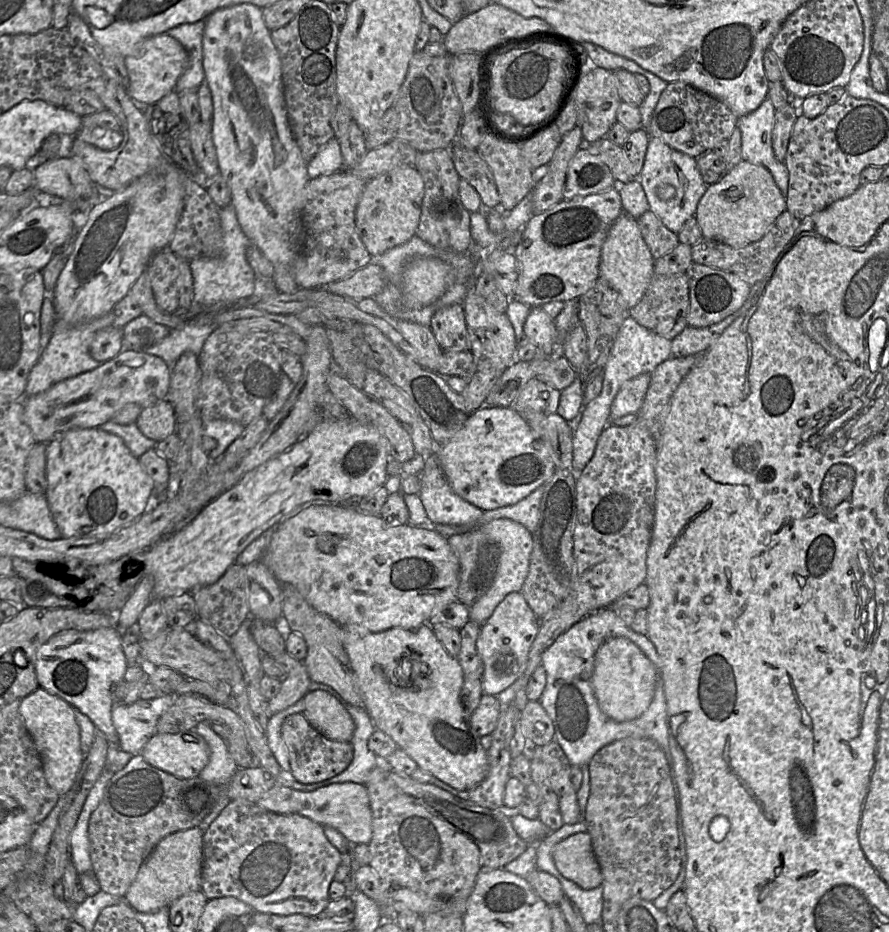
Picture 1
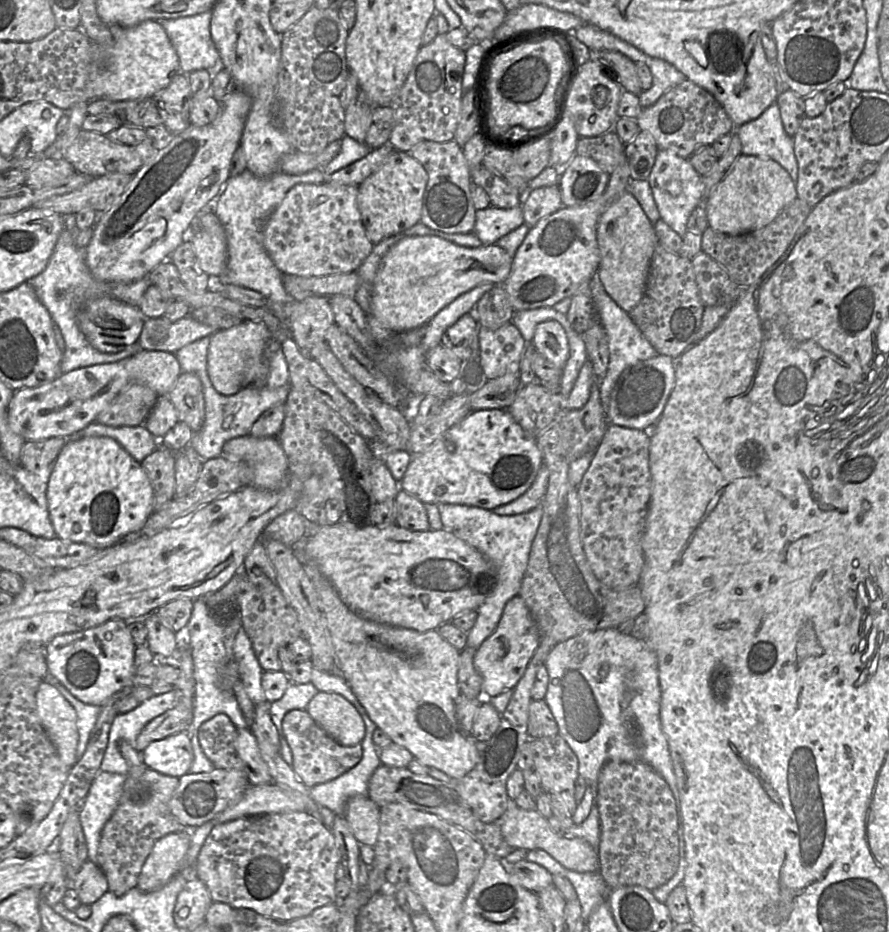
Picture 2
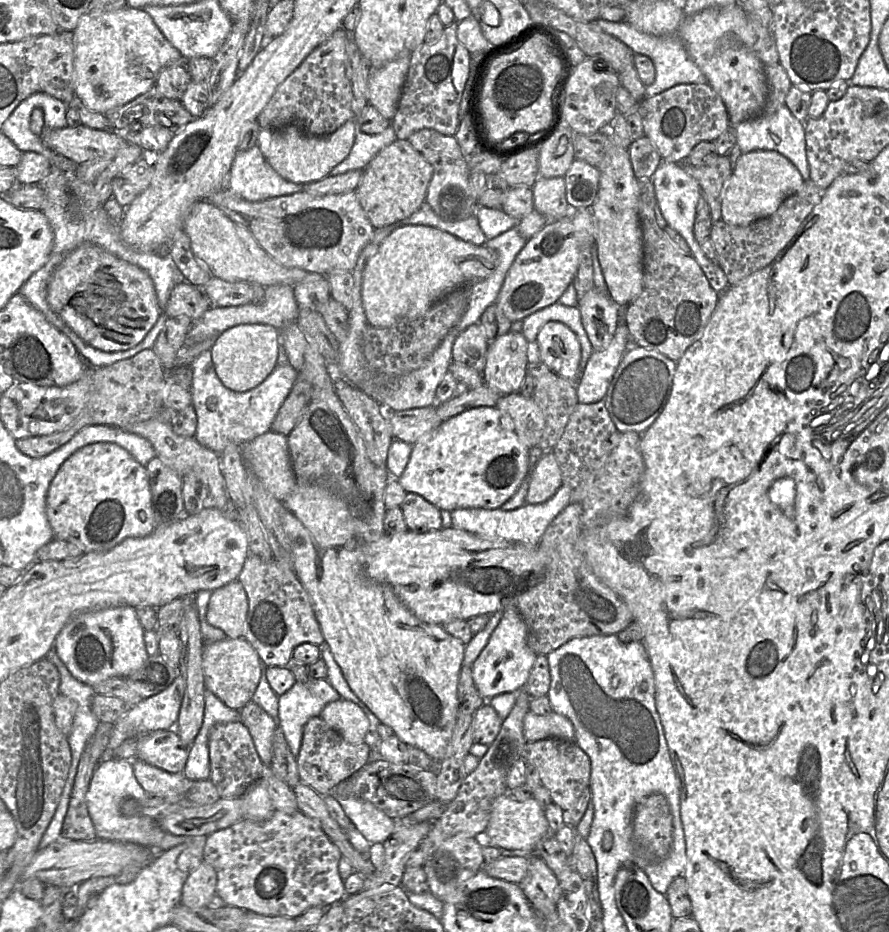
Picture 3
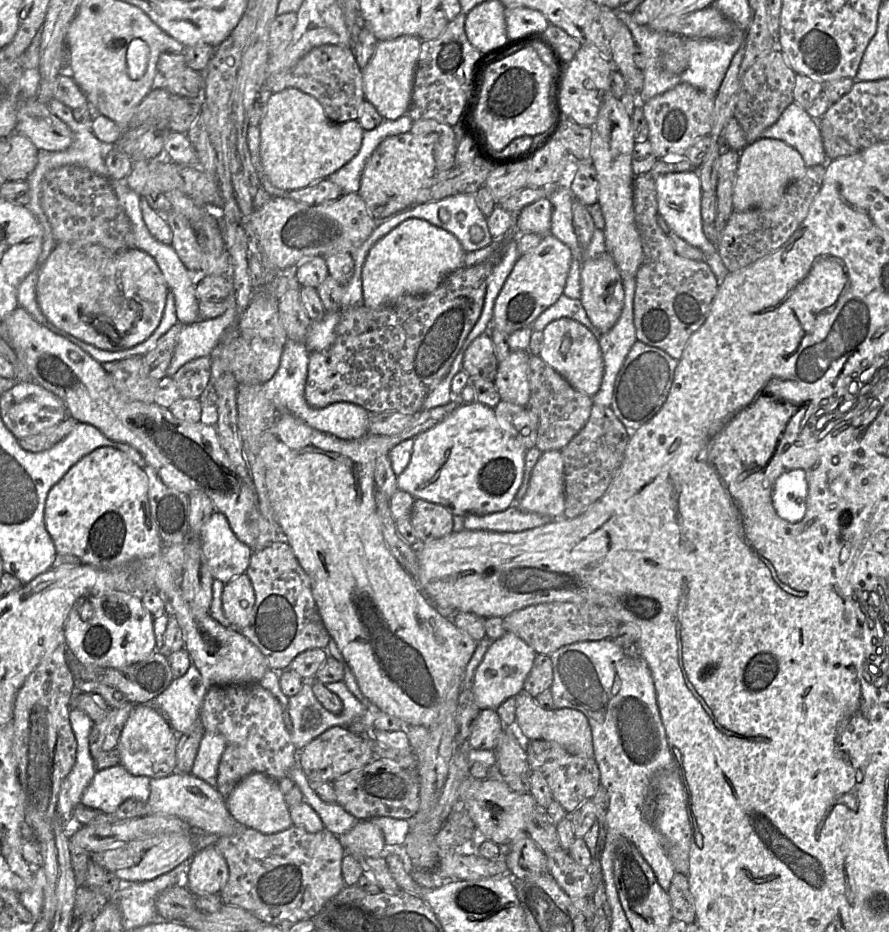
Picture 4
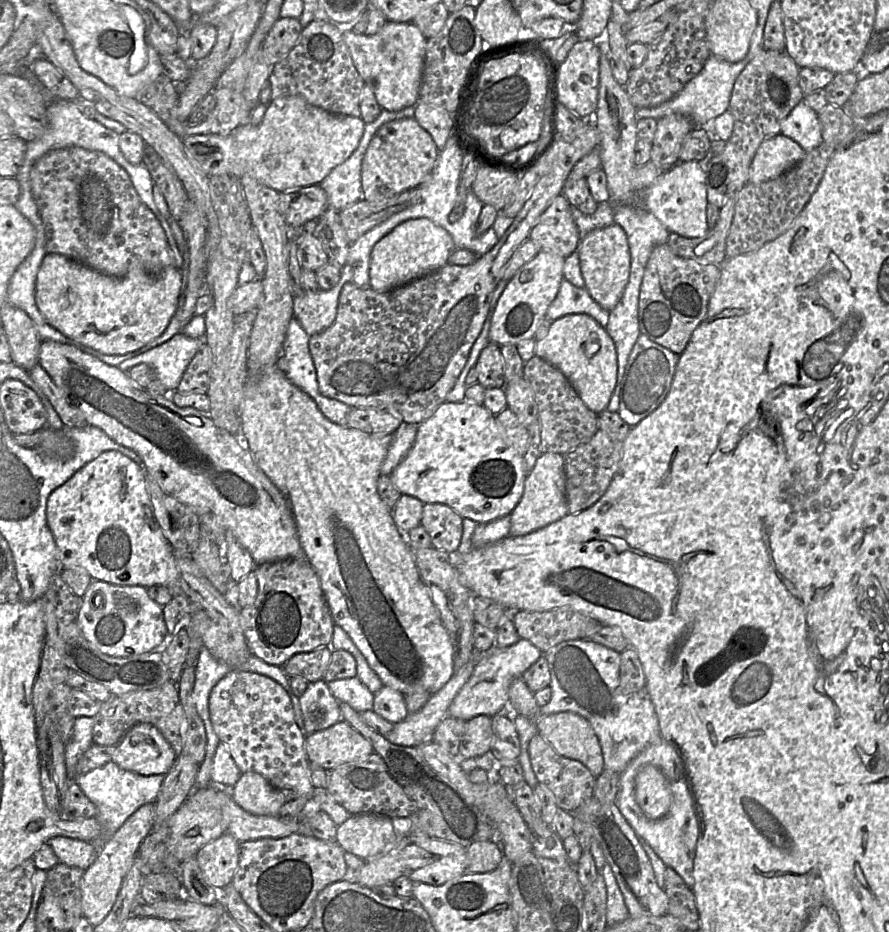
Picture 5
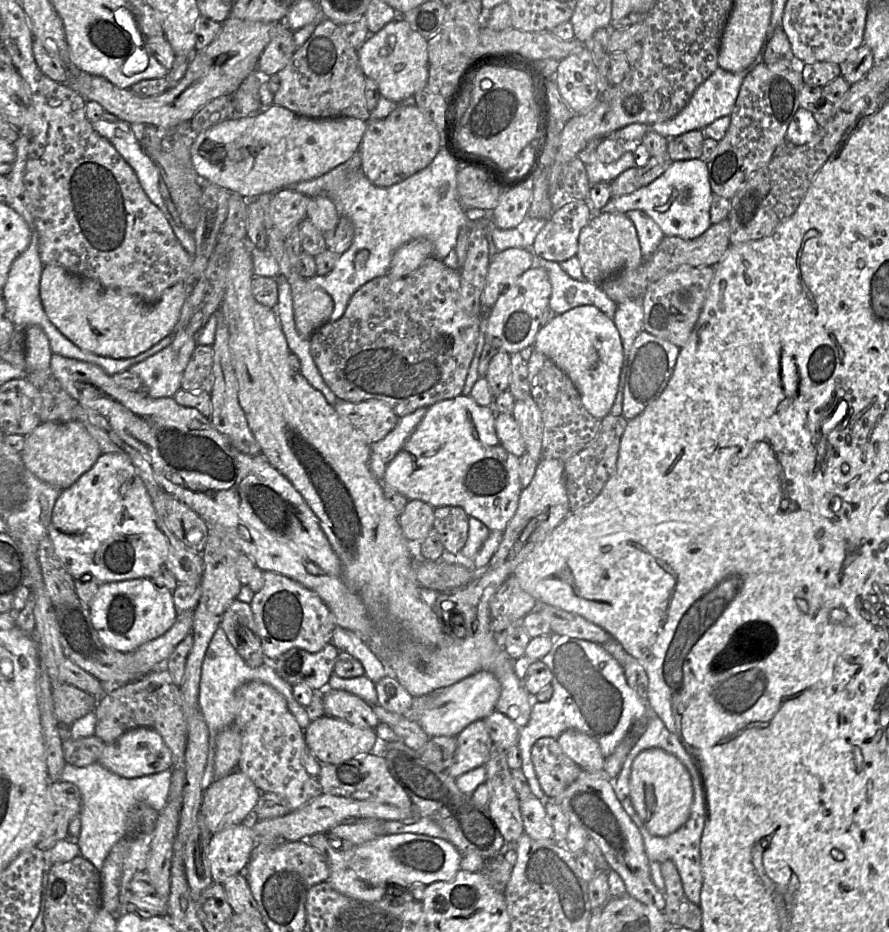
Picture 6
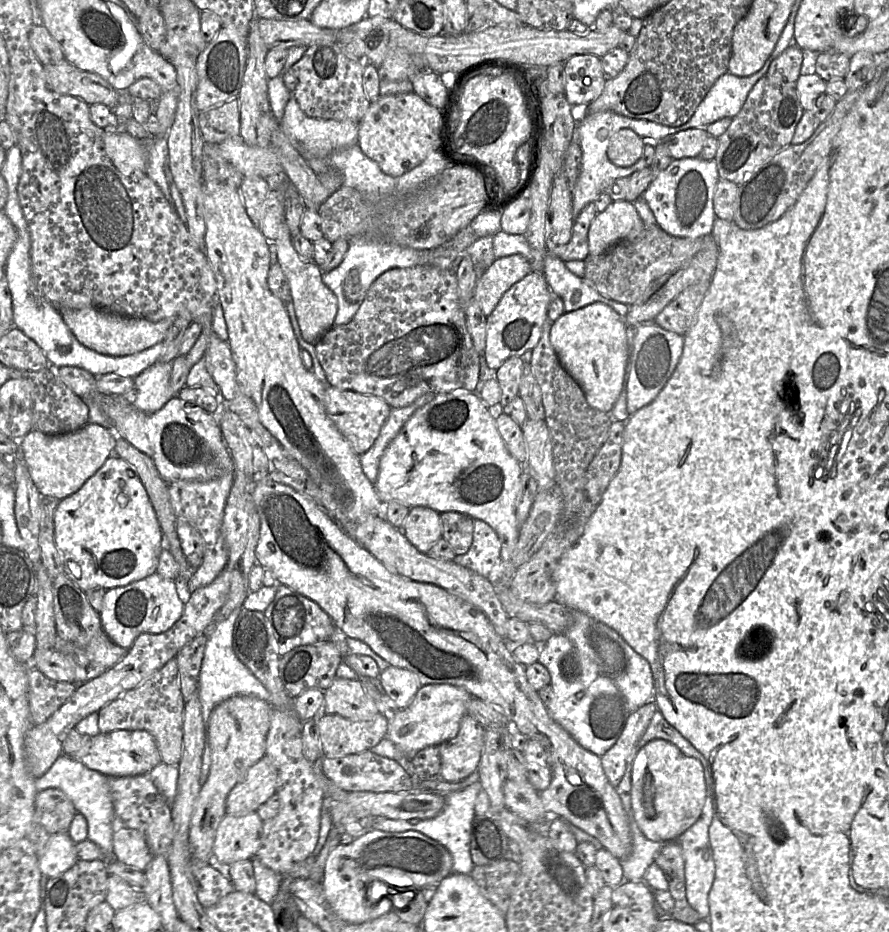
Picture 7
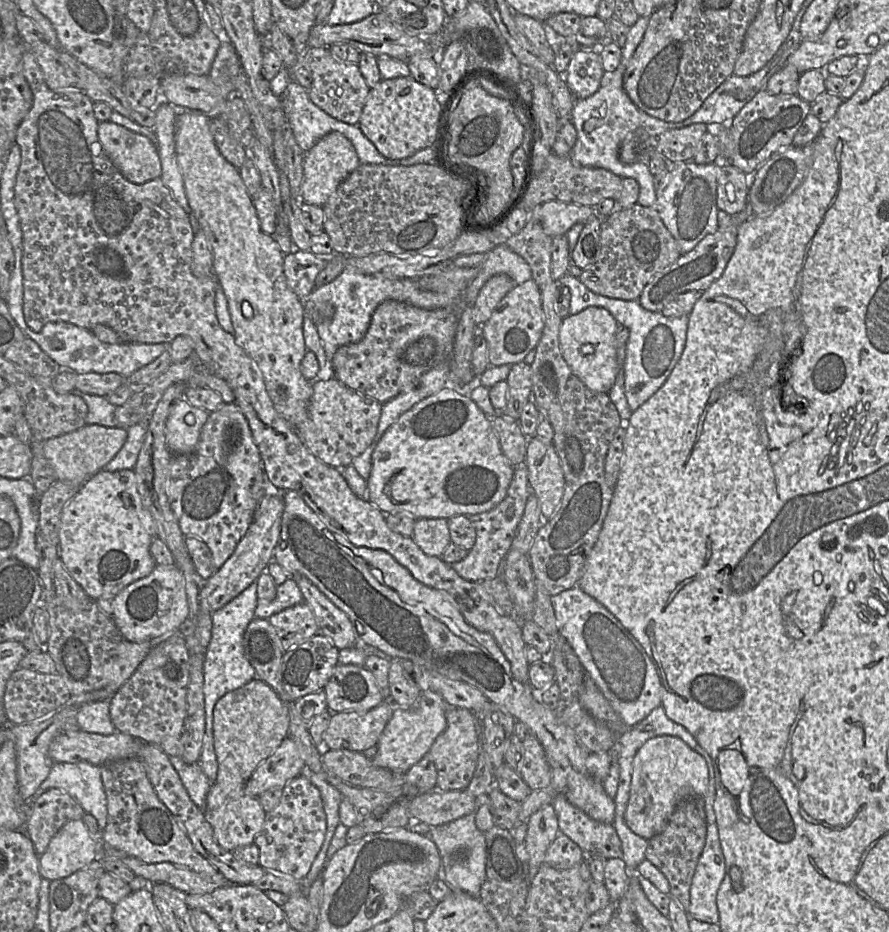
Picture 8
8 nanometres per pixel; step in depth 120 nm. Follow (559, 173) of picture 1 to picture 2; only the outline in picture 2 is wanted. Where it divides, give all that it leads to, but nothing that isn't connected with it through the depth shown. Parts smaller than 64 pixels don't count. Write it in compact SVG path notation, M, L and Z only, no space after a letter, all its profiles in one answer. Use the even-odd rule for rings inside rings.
M559 185L528 189L525 195L521 195L521 206L525 224L535 226L540 219L563 207Z

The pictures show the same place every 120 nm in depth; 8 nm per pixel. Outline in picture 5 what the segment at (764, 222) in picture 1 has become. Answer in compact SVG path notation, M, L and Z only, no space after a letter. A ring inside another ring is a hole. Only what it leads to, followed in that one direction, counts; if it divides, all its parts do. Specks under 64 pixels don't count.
M782 134L765 139L753 157L748 182L757 184L774 179L801 161L805 150Z

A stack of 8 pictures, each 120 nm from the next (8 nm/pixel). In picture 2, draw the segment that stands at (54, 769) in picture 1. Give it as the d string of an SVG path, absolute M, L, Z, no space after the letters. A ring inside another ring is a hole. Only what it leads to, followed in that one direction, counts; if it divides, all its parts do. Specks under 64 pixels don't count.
M42 681L36 692L36 712L60 760L71 769L78 761L79 734L75 709L55 686Z

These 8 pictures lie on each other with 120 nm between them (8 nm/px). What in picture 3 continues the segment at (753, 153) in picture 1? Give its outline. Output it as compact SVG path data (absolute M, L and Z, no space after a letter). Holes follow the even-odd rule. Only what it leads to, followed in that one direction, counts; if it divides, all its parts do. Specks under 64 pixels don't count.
M785 104L771 115L758 116L732 127L736 129L736 145L742 153L755 150L777 151L797 167L804 180L810 178L810 169L806 156L805 123L795 118Z

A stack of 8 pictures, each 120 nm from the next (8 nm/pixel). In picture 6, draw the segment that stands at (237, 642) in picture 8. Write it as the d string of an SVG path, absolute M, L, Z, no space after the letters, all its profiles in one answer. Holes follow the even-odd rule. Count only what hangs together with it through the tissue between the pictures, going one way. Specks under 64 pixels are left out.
M218 627L204 656L199 685L198 703L208 727L209 737L206 765L201 780L203 789L207 788L215 780L216 737L226 727L234 725L235 718L241 710L241 702L235 696L235 690L239 685L252 680L262 681L275 688L285 698L289 711L304 731L311 722L306 708L294 698L292 686L277 674L273 664L266 662L258 667L249 666L231 645L225 631Z

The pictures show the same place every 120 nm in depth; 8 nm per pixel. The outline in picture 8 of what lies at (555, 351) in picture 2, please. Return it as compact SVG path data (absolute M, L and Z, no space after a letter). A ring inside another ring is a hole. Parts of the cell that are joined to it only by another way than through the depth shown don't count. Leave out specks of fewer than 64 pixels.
M589 306L563 318L559 330L561 353L571 371L592 391L608 393L619 371L616 351L618 322L605 308Z

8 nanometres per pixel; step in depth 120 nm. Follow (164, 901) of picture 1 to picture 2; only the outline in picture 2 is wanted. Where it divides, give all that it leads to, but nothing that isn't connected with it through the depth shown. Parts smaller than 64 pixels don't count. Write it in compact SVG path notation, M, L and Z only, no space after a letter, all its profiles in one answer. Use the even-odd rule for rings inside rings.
M188 829L158 839L142 866L136 887L151 892L167 884L184 867L190 839Z

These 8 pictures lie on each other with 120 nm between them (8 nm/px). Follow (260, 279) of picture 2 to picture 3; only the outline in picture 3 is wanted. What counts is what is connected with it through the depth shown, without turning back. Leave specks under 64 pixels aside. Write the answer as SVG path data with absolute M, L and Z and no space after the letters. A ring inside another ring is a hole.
M258 145L248 150L238 150L226 186L250 202L292 195L305 187L278 175L266 161Z

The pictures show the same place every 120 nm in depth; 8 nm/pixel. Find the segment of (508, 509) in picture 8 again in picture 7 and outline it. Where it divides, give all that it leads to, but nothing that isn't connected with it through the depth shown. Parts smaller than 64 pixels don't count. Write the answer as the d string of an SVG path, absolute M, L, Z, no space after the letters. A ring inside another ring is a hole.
M473 520L473 539L468 551L456 555L454 562L487 578L492 584L508 582L500 558L501 541L494 529L486 522Z

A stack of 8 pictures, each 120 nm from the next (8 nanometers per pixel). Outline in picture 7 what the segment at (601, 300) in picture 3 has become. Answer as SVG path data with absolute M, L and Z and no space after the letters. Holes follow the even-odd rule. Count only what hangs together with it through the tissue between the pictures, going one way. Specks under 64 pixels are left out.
M613 201L593 219L588 231L589 255L597 256L615 244L637 238L645 225L633 203Z

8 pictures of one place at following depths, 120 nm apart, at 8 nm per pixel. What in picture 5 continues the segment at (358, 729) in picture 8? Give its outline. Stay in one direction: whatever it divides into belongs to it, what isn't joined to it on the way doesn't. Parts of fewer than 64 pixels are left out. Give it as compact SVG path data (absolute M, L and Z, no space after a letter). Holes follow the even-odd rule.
M343 720L305 736L305 751L309 763L326 771L374 752L371 743Z

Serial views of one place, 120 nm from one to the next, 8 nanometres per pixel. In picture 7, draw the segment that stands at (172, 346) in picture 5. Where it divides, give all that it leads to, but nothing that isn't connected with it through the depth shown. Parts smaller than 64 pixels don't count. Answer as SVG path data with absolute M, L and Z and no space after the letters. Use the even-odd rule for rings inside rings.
M157 361L136 376L134 388L137 391L137 397L133 405L145 413L160 410L175 396L170 383L171 371L170 362Z

